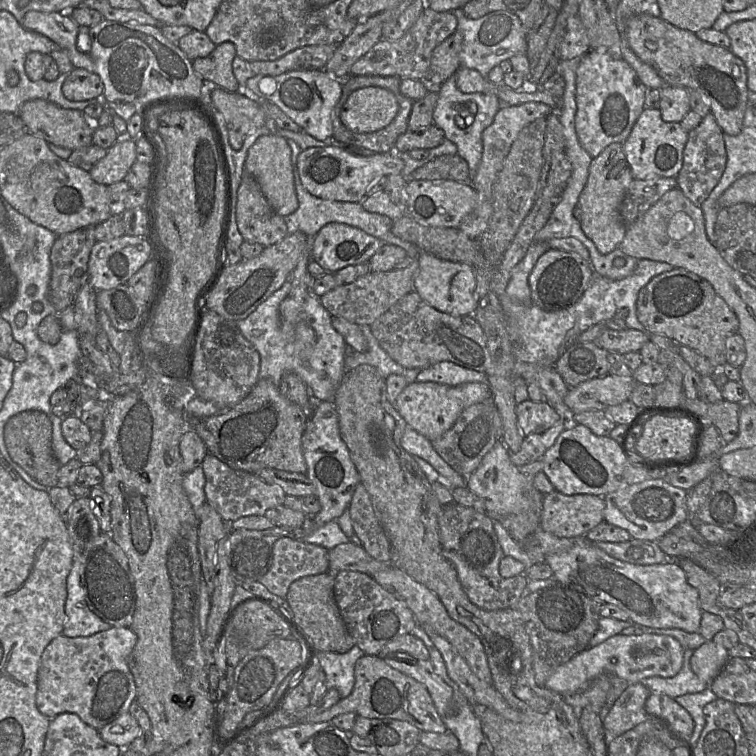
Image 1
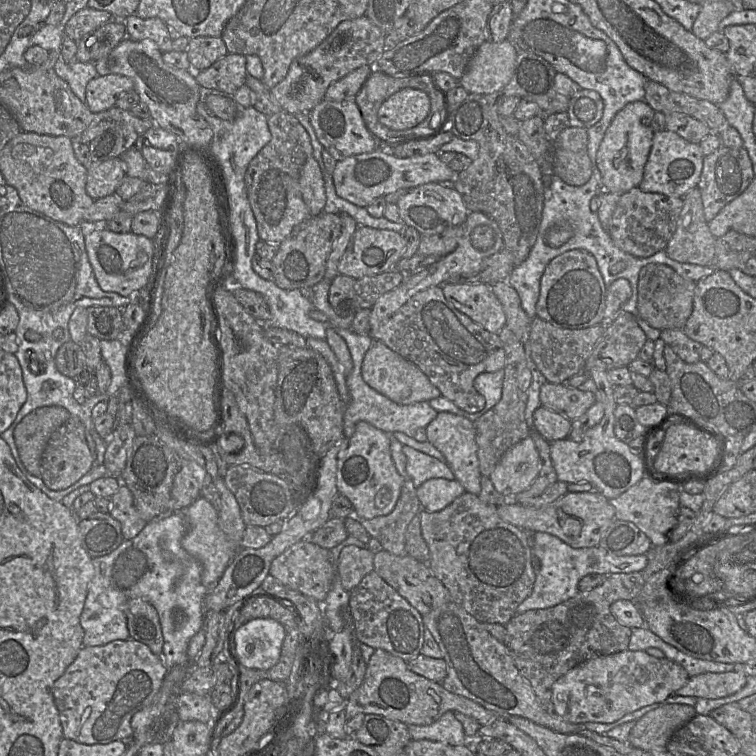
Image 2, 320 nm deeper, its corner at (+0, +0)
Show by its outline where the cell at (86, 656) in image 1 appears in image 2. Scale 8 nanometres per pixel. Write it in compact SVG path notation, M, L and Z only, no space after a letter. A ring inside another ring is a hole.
M134 639L115 640L102 646L83 646L53 687L63 737L86 745L129 741L134 735L131 727L132 717L159 692L167 672L168 669L161 658L147 645Z

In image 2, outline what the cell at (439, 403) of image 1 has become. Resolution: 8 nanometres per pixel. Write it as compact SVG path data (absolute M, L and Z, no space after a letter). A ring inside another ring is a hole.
M438 412L437 416L425 428L427 440L445 457L455 479L463 486L465 492L479 495L481 477L477 444L473 422L468 418L450 412Z

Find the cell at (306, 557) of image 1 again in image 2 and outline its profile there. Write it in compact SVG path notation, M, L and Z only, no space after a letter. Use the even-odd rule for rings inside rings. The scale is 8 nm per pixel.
M303 539L293 544L271 562L269 575L284 586L311 597L317 602L322 602L335 579L335 560L330 549L322 548L308 539Z

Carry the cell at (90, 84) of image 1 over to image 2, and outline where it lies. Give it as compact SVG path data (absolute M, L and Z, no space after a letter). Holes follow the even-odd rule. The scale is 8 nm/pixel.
M98 75L86 85L86 106L94 113L109 110L123 93L130 90L134 90L134 83L126 76Z

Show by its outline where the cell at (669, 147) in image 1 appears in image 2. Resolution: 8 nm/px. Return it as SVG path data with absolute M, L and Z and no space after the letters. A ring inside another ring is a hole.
M667 129L655 132L644 167L643 179L638 188L643 192L683 198L688 191L697 186L703 168L703 159L704 155L699 144L688 142Z

